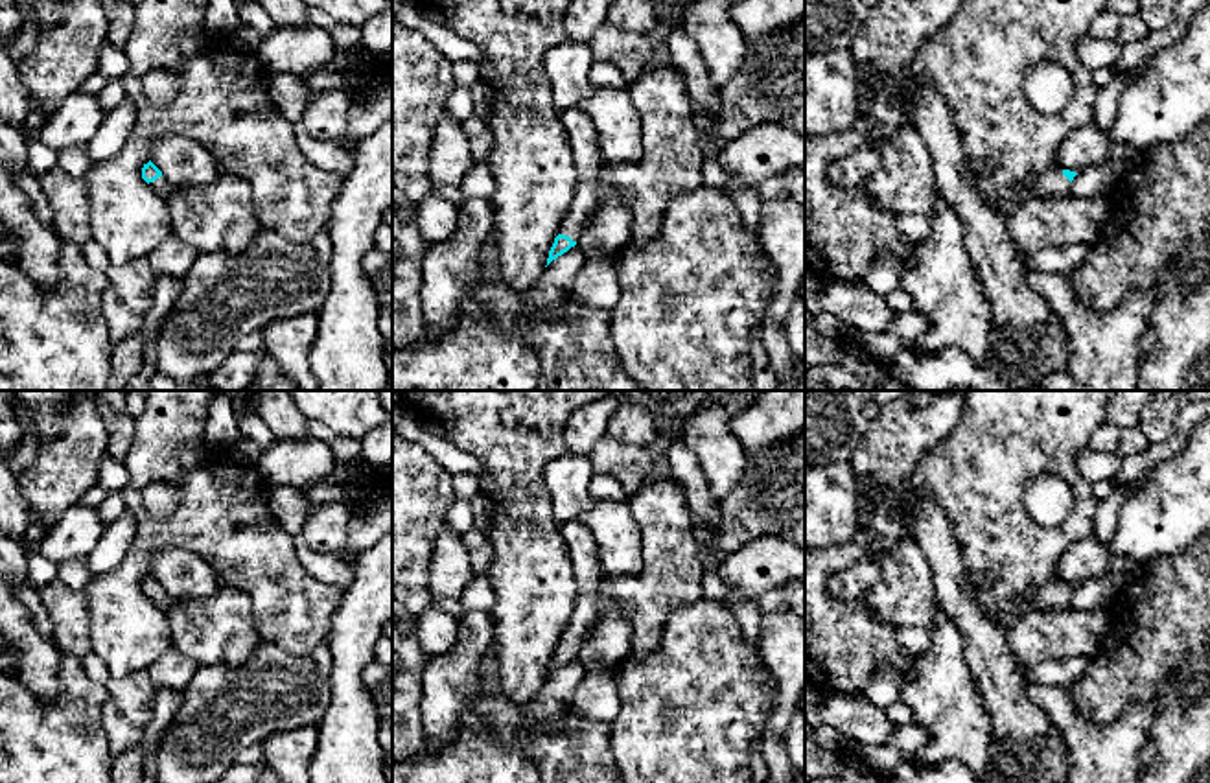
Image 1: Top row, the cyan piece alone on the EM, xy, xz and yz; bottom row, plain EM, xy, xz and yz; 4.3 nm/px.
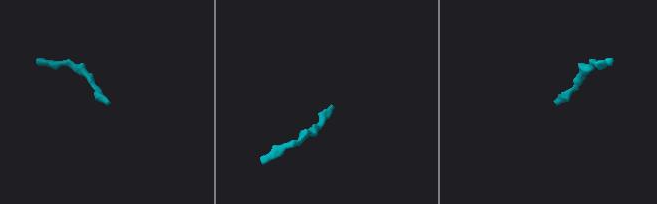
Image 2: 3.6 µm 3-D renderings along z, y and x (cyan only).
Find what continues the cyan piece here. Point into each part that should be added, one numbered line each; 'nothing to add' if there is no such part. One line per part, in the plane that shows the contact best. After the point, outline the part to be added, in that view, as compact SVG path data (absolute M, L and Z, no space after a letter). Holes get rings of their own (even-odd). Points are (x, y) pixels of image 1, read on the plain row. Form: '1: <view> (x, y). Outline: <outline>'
1: xz (582, 548). Outline: M578 520L569 521L560 527L560 534L569 549L578 588L575 612L562 636L560 647L578 654L580 645L597 617L599 584L604 573L600 569L599 545L586 525Z

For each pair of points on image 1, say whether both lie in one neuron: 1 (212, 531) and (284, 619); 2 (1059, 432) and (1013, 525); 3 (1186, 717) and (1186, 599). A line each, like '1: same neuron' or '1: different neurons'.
1: same neuron
2: same neuron
3: same neuron

